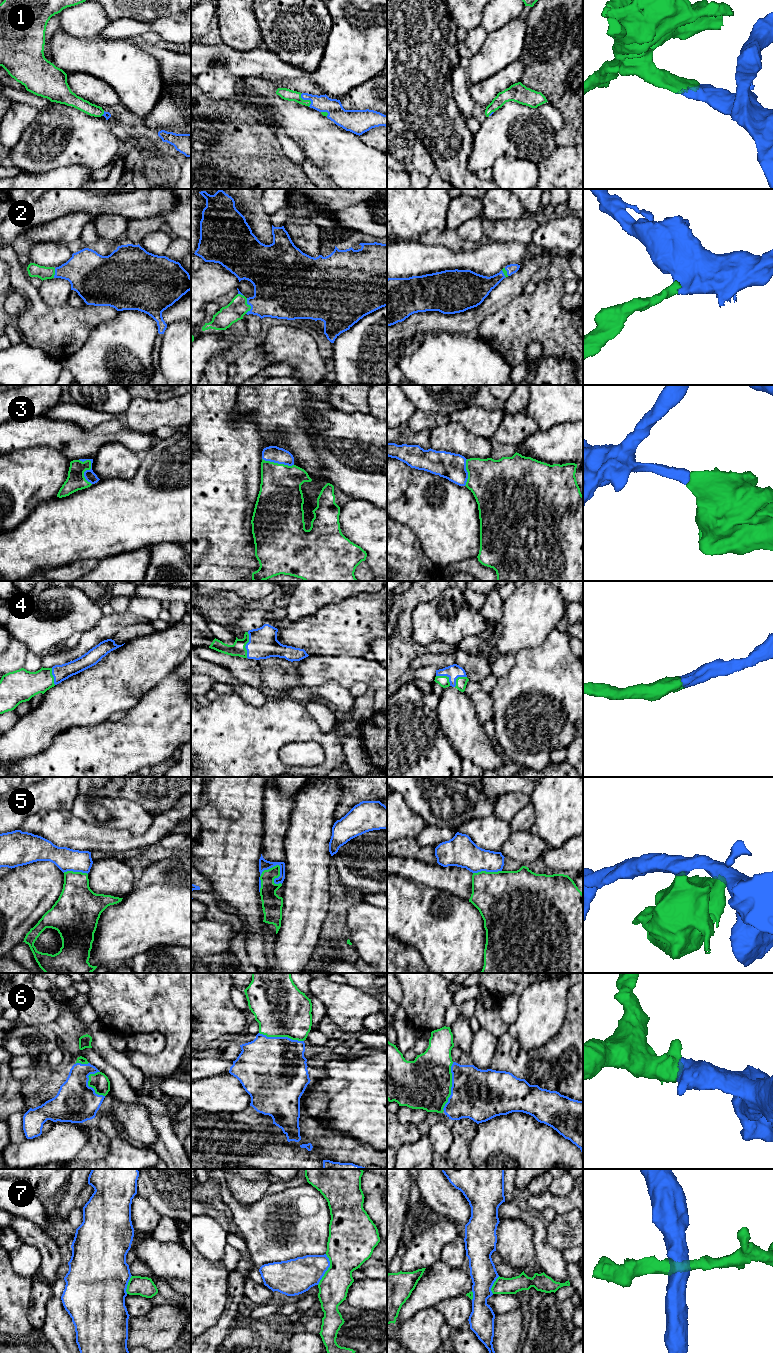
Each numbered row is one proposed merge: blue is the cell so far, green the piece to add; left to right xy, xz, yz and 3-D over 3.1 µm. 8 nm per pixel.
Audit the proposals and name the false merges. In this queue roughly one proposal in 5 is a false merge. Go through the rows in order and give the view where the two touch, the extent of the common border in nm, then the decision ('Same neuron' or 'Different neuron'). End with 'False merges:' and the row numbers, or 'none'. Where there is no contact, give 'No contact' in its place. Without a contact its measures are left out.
1: Touches blue in xz. Shared border 130 nm. Same neuron
2: Touches blue in xz. Shared border 130 nm. Same neuron
3: Touches blue in xy. Shared border 220 nm. Same neuron
4: Touches blue in xz. Shared border 200 nm. Same neuron
5: Touches blue in xz. Shared border 280 nm. Different neuron
6: Touches blue in yz. Shared border 400 nm. Same neuron
7: Touches blue in xz. Shared border 260 nm. Different neuron
False merges: 5, 7

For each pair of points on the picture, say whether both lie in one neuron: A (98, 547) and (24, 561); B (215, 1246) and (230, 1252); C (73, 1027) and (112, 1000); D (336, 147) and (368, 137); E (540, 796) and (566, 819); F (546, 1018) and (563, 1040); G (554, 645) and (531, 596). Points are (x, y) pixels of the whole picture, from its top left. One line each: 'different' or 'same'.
A: same
B: different
C: different
D: different
E: same
F: different
G: different

